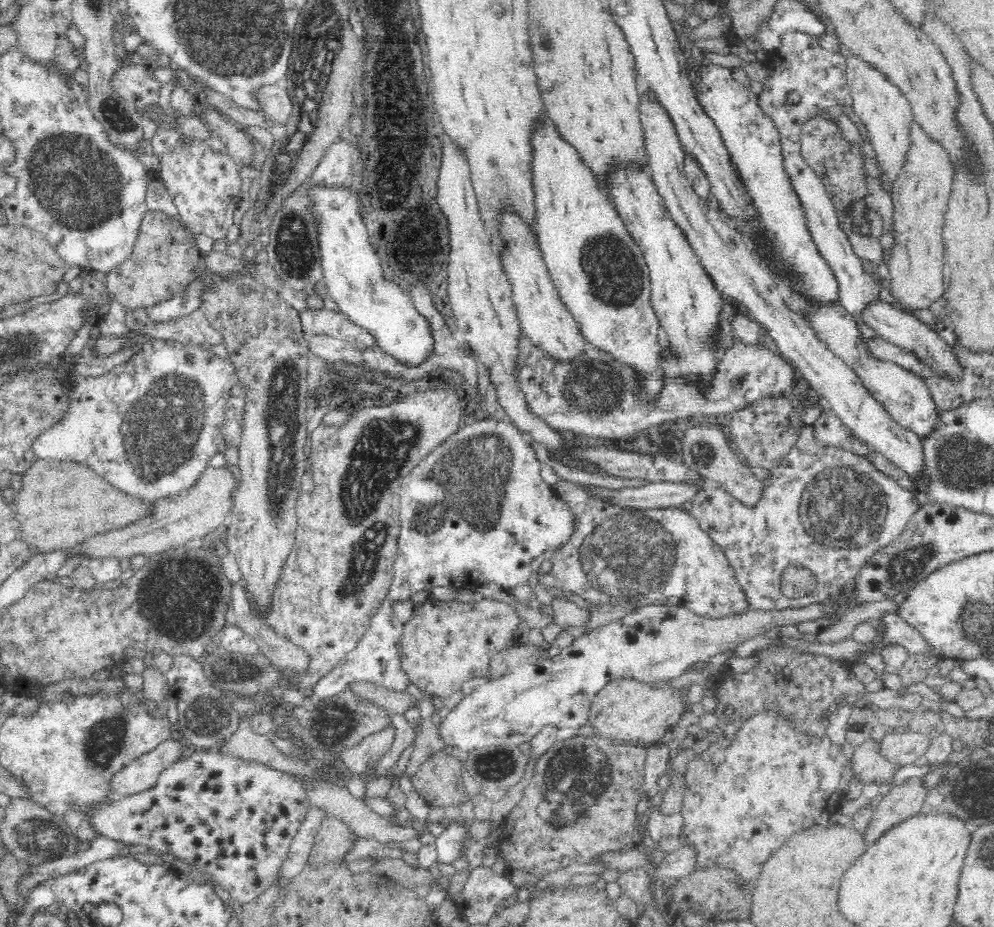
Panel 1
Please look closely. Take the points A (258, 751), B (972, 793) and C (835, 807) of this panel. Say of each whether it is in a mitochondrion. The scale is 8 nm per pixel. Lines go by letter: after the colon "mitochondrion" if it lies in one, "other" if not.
A: other
B: mitochondrion
C: other

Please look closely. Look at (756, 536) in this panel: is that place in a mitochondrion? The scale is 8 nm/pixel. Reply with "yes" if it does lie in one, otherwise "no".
no

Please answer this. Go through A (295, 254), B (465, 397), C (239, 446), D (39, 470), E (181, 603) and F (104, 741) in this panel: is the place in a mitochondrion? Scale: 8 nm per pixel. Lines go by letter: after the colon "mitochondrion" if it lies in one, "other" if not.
A: mitochondrion
B: other
C: other
D: other
E: mitochondrion
F: mitochondrion

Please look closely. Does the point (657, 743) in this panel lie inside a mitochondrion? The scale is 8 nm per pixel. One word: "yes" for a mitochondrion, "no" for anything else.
no

